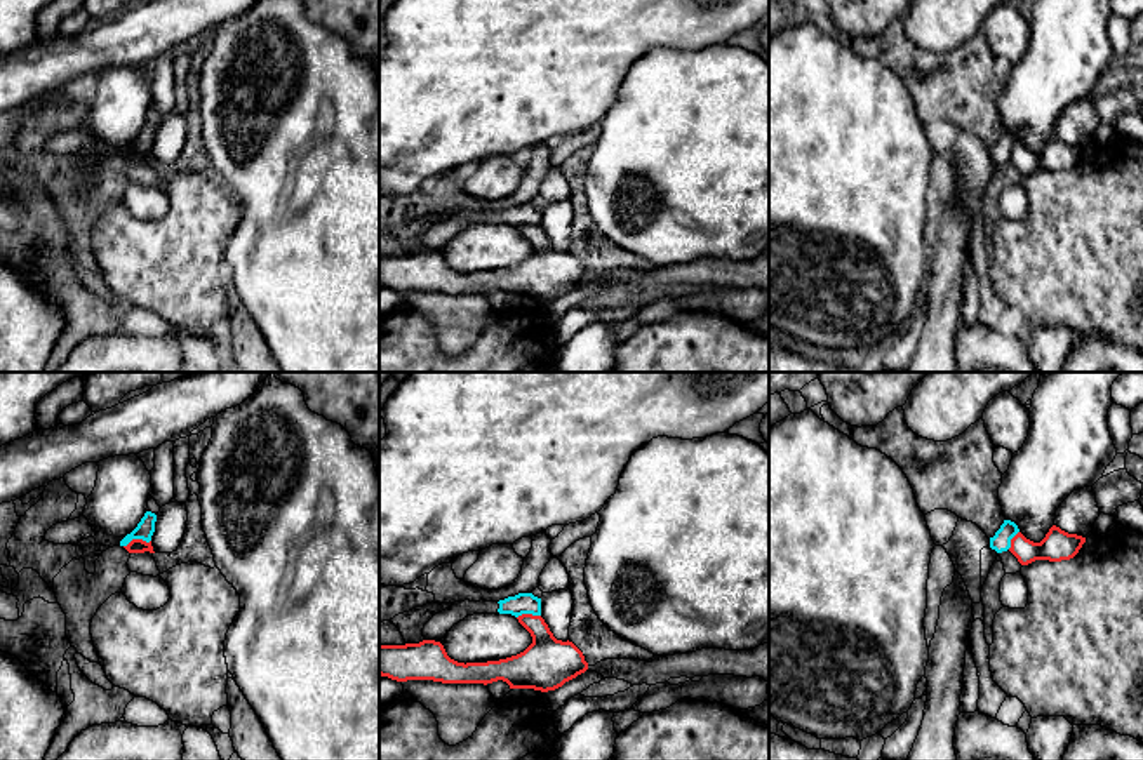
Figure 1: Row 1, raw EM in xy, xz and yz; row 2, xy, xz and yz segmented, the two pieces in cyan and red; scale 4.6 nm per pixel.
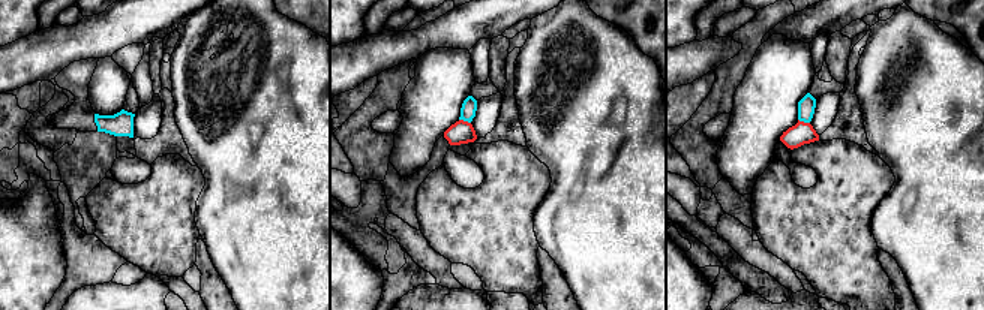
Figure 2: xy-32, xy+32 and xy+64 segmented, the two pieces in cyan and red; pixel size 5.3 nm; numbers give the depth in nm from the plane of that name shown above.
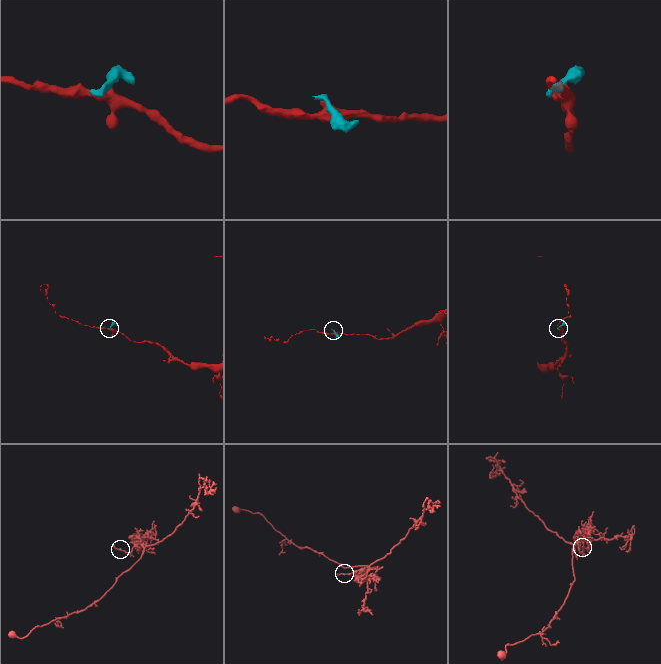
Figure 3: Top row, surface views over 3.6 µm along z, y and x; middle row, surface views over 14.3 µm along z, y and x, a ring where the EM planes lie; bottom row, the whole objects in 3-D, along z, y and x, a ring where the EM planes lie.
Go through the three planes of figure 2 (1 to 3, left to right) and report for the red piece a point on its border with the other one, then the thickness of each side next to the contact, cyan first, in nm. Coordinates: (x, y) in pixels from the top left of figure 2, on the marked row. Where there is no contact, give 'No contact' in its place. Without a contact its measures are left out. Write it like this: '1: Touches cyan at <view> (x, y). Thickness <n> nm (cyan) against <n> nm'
1: No contact
2: Touches cyan at xy+32 (465, 120). Thickness 80 nm (cyan) against 130 nm
3: Touches cyan at xy+64 (804, 122). Thickness 100 nm (cyan) against 120 nm

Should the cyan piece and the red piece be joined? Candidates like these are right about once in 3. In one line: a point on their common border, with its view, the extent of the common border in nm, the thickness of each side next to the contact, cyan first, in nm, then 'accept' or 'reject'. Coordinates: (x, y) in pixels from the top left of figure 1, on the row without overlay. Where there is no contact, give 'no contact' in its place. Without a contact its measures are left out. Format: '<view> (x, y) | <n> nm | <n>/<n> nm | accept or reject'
xy (136, 148) | 130 nm | 90/60 nm | reject

